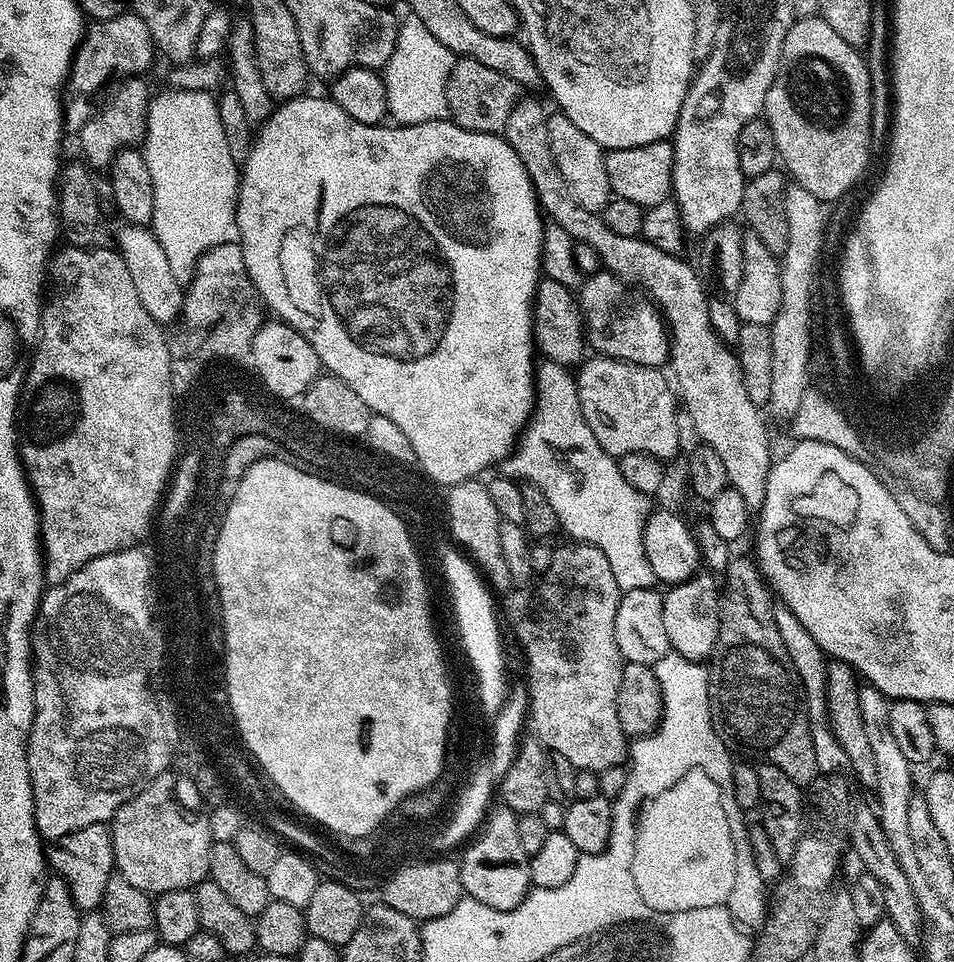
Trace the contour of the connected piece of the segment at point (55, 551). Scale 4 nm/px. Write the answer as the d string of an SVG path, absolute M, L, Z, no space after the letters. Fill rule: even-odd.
M64 246L59 249L51 257L47 275L52 284L52 297L47 297L46 303L40 310L40 335L34 341L34 347L30 352L30 359L26 364L24 373L24 387L20 394L20 402L18 405L18 447L20 450L20 462L24 465L24 475L28 478L28 484L32 488L32 494L36 497L36 507L40 510L40 538L42 541L42 555L44 557L44 579L49 585L59 586L66 582L66 578L70 578L78 570L82 570L82 566L86 566L86 562L90 562L94 558L102 558L102 554L114 554L126 550L126 546L132 546L133 540L141 536L147 526L153 526L154 517L157 515L158 509L165 497L168 486L168 463L172 460L172 417L169 411L169 386L168 386L168 361L167 355L170 352L168 348L168 336L165 329L158 322L154 322L154 318L150 318L150 314L146 314L146 306L142 306L142 302L138 302L138 290L134 290L134 281L130 278L130 270L126 270L126 262L120 257L119 251L108 248L100 248L101 246L93 246L90 248L74 248Z

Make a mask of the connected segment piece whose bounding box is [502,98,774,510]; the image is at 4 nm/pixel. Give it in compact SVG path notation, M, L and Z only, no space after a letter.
M522 98L510 112L510 118L506 120L502 133L508 145L518 154L518 158L522 158L522 166L526 166L526 174L530 178L532 189L536 192L543 215L548 220L558 222L558 226L562 226L562 230L566 230L566 234L570 234L575 243L585 243L590 246L596 251L601 265L607 271L613 272L625 284L642 290L644 295L660 309L664 322L668 326L670 369L672 368L671 375L674 377L674 388L678 393L679 403L683 411L684 408L688 411L688 420L692 423L693 430L701 436L699 439L709 444L714 454L718 454L718 458L722 458L728 487L742 494L742 499L750 510L758 510L766 498L766 482L774 463L772 444L768 441L768 424L764 421L765 413L761 405L754 403L750 394L746 394L746 382L742 378L740 359L722 338L718 338L714 326L710 326L708 299L699 271L693 265L691 268L684 261L683 255L666 254L666 250L658 250L658 246L650 246L650 242L646 242L641 235L614 234L614 230L606 226L603 215L586 210L586 206L580 205L578 198L570 194L570 186L566 186L566 178L562 178L562 170L558 170L554 162L554 150L550 150L550 134L548 133L549 115L549 109L544 109L538 101Z

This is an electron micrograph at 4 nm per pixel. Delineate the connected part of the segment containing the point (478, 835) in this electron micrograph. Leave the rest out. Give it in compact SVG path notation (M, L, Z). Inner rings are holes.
M493 807L487 813L482 827L475 833L474 839L464 848L469 847L465 850L464 857L459 857L458 860L465 893L494 910L514 910L514 906L528 897L532 888L528 865L530 858L526 850L522 850L518 839L517 815L517 812L509 808Z

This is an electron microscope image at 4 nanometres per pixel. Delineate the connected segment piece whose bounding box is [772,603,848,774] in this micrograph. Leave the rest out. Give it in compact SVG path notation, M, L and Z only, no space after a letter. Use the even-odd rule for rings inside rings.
M777 603L772 610L774 626L778 626L778 635L782 638L782 646L786 646L786 654L790 654L790 662L796 671L796 679L800 681L804 709L810 722L810 742L814 742L814 762L820 774L840 774L848 768L848 759L842 750L838 738L834 738L834 730L828 726L828 670L829 657L824 655L822 646L814 642L814 638L794 618L794 614L785 604Z

